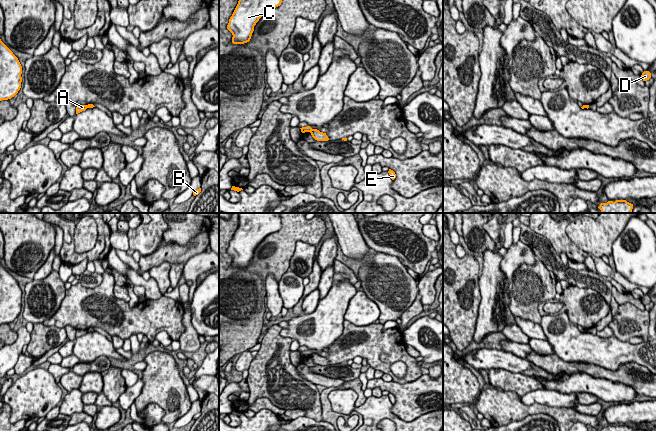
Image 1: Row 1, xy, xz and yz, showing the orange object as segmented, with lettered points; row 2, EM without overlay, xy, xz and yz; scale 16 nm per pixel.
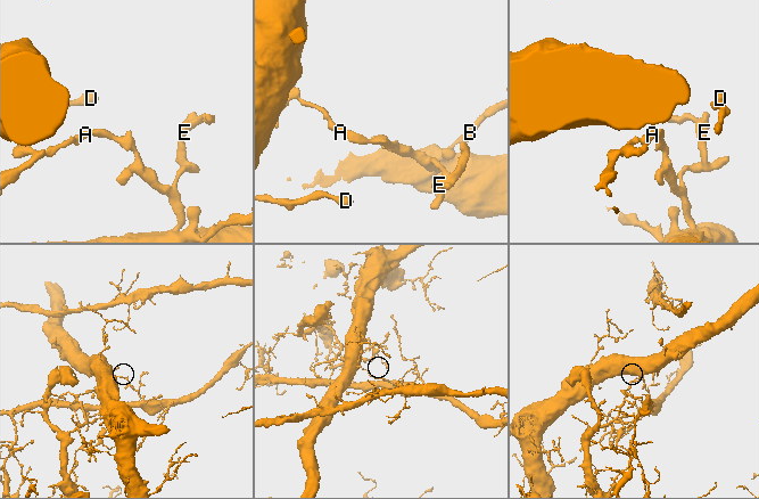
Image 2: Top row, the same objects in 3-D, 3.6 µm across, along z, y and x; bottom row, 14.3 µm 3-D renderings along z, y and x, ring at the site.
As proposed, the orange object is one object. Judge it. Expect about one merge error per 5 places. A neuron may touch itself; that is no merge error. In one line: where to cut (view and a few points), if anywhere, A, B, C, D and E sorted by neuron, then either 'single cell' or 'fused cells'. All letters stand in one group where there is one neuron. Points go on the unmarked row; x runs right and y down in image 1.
cut in xz along (312, 353), (310, 356); A C D / B E; fused cells

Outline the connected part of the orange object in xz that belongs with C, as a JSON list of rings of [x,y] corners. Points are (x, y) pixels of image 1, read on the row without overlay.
[[[238,213],[239,225],[229,243],[227,253],[232,257],[233,268],[244,268],[250,265],[254,250],[269,234],[281,229],[280,213]]]

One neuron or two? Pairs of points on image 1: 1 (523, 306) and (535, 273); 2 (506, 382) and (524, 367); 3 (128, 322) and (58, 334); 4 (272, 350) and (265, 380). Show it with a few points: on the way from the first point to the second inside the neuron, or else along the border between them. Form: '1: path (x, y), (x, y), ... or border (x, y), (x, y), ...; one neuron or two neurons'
1: path (525, 298), (526, 291), (534, 281); one neuron
2: border (493, 368), (504, 368), (532, 377); two neurons
3: border (42, 323), (48, 326), (63, 328); two neurons
4: path (272, 357), (271, 373); one neuron

